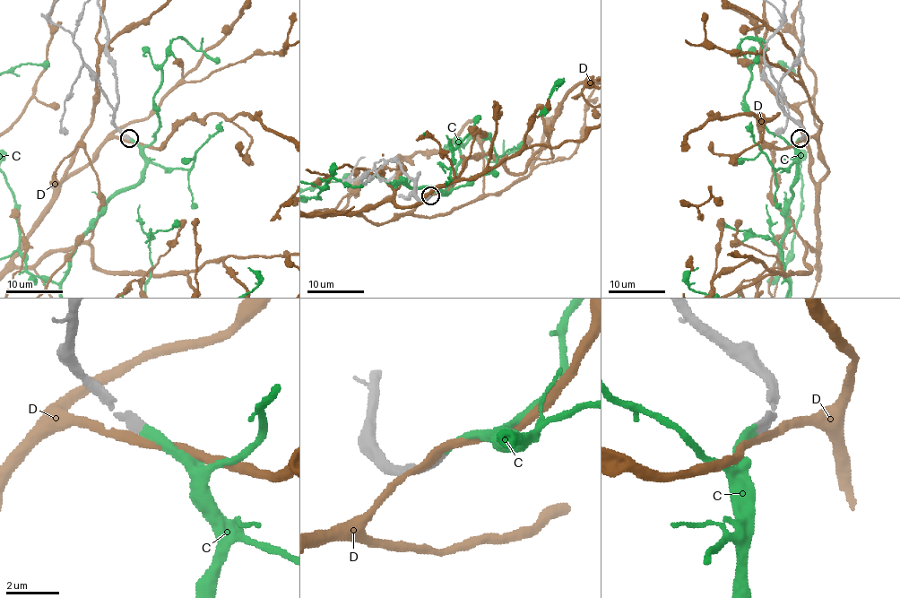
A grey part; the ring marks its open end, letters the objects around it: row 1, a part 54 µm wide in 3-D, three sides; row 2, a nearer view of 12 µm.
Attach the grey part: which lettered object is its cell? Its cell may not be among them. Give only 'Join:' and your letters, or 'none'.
Join: C

